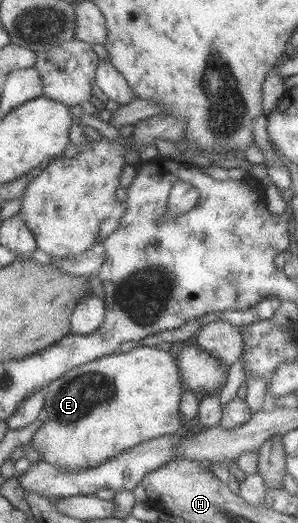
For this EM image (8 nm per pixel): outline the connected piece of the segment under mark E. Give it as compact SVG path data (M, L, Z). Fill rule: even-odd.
M138 344L132 347L129 352L116 352L111 355L101 356L99 359L92 360L86 364L81 364L79 367L67 370L51 382L47 389L47 397L45 400L45 412L47 417L44 419L40 428L35 432L34 438L31 440L30 445L33 446L40 454L44 461L52 465L56 465L62 471L78 471L82 469L90 469L108 463L108 460L114 459L116 455L127 450L127 448L137 446L139 442L156 438L165 434L176 432L182 428L182 415L179 412L180 393L184 389L181 382L181 376L178 370L178 365L172 351L157 350L155 347L148 347Z

